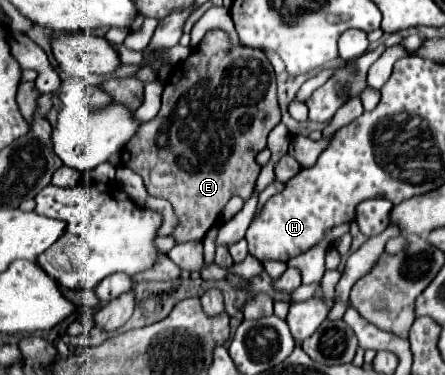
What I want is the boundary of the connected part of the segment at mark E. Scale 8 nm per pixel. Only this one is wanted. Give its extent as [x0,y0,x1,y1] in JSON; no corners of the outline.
[122,30,280,244]

